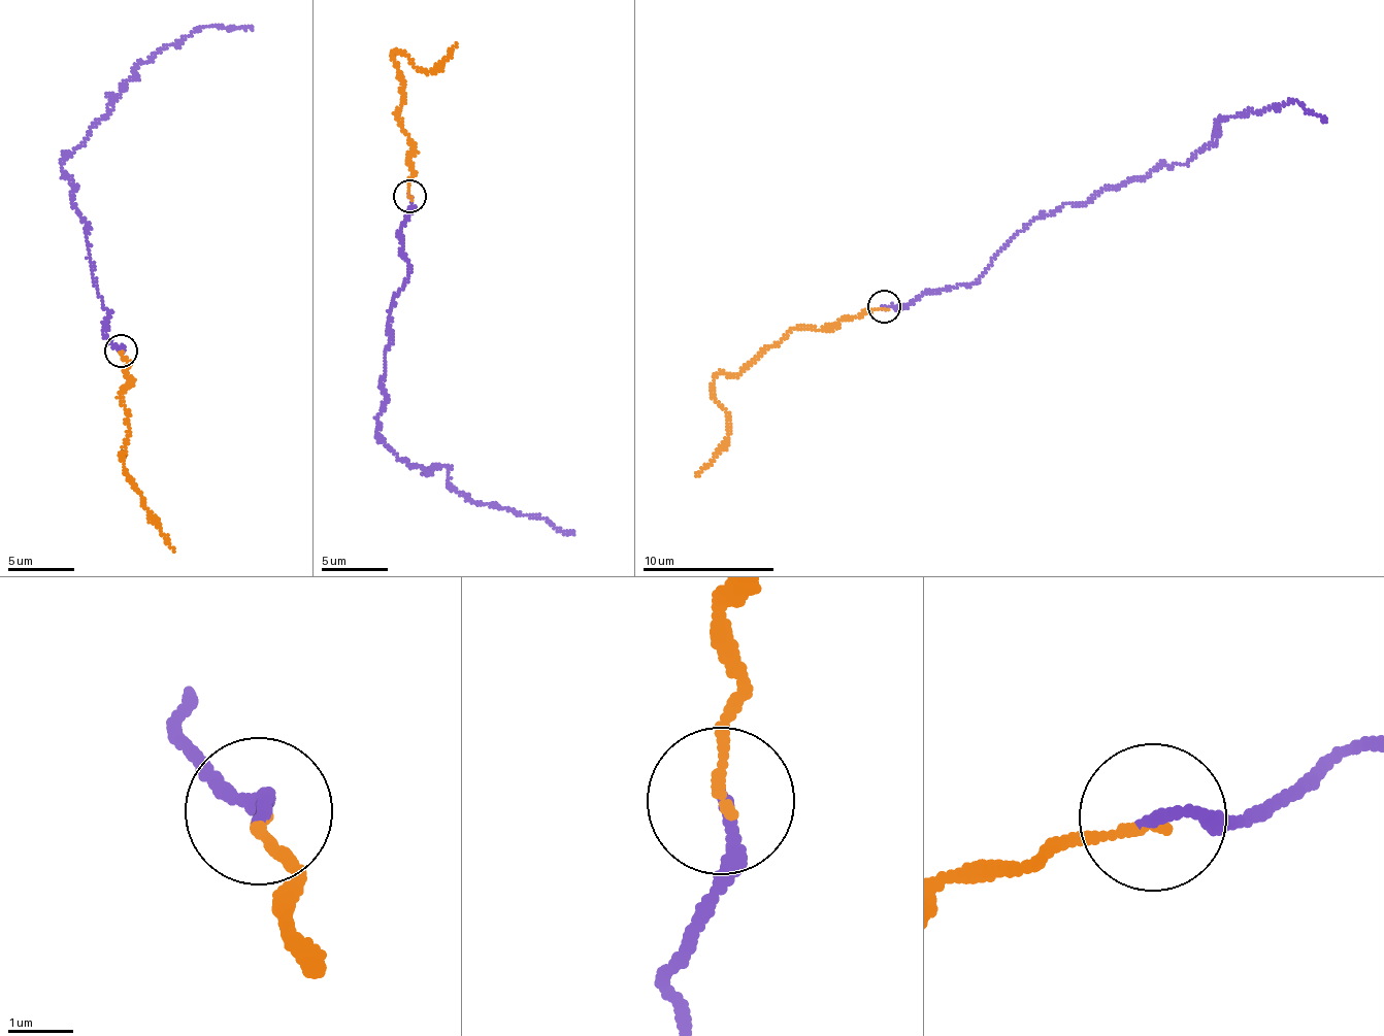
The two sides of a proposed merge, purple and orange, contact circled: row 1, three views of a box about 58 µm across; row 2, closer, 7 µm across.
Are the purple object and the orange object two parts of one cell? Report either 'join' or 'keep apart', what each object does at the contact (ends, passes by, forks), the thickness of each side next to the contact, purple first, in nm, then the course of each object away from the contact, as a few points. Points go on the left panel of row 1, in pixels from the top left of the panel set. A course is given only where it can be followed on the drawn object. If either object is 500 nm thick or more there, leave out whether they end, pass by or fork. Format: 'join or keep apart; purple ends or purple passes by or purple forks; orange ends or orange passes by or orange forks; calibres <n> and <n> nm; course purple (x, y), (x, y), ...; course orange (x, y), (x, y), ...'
join; purple ends; orange ends; calibres 190 and 140 nm; course purple (120, 349), (107, 338), (109, 312), (63, 162), (157, 49), (200, 27), (252, 29); course orange (120, 353), (131, 383), (123, 393), (130, 435), (123, 452), (124, 473), (138, 490), (144, 508), (174, 552)

